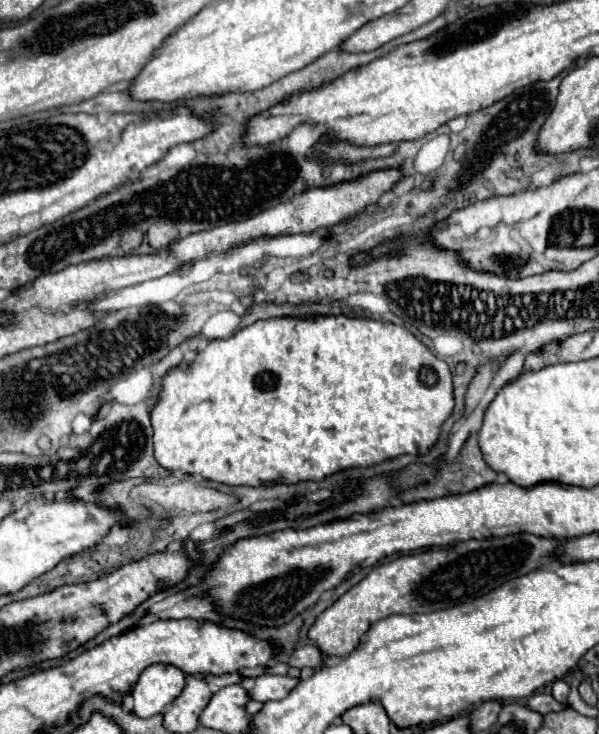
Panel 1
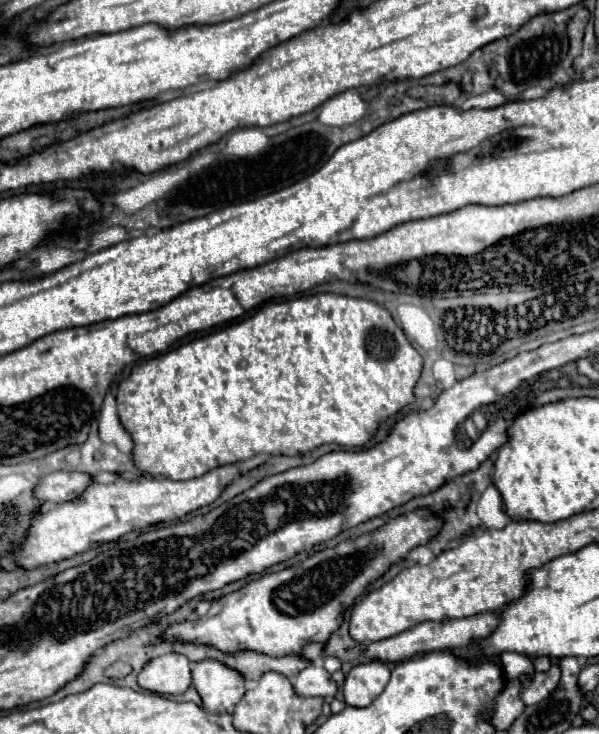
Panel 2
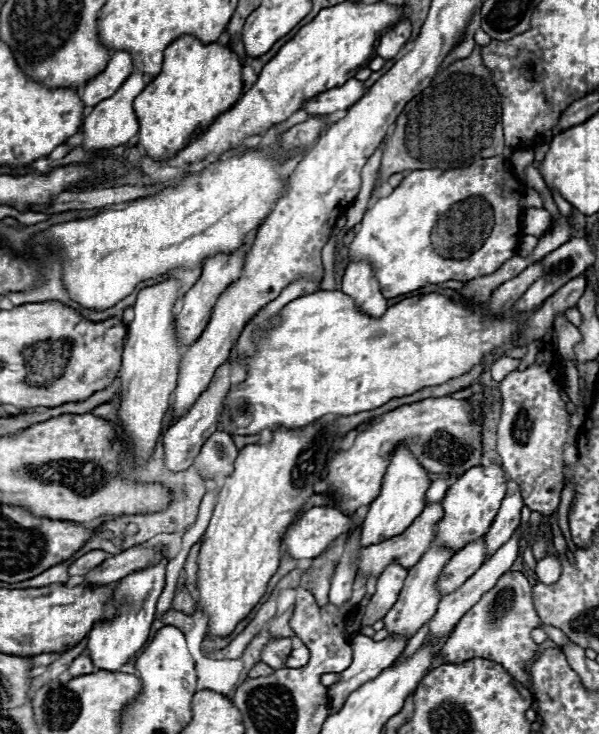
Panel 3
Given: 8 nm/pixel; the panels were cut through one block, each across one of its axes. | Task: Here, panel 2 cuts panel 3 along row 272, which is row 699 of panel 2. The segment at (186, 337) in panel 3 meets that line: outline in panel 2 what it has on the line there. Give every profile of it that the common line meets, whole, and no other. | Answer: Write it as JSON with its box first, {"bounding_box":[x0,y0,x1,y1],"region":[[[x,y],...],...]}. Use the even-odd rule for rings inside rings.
{"bounding_box":[192,660,246,714],"region":[[[204,660],[192,666],[192,686],[198,690],[202,706],[210,714],[222,714],[230,712],[242,700],[246,680],[216,660]]]}

